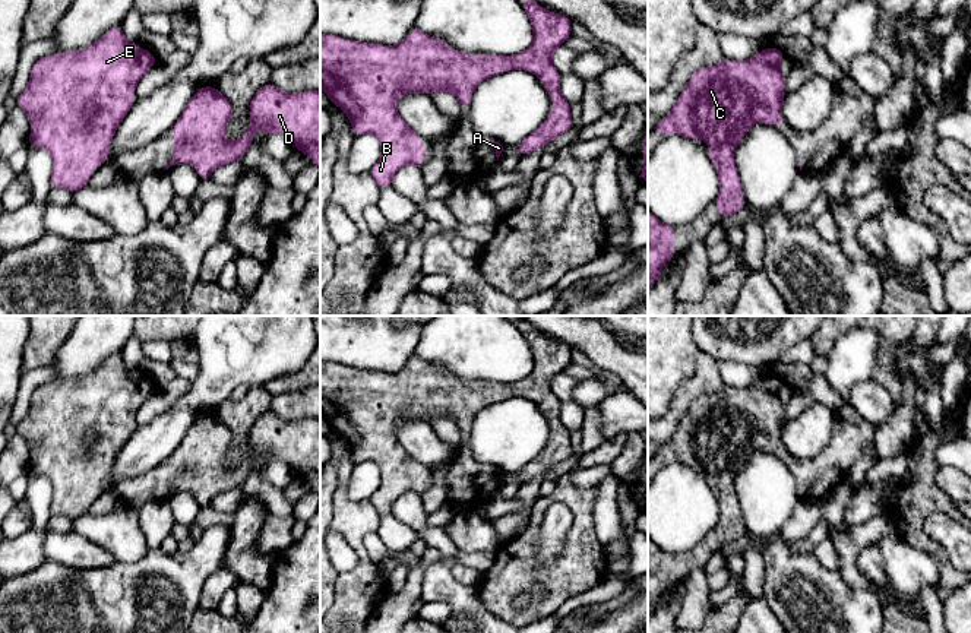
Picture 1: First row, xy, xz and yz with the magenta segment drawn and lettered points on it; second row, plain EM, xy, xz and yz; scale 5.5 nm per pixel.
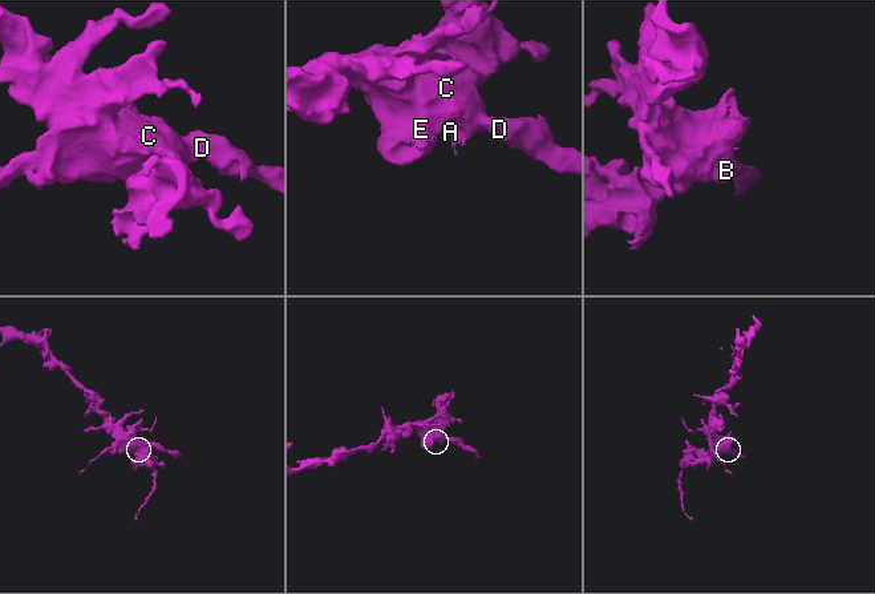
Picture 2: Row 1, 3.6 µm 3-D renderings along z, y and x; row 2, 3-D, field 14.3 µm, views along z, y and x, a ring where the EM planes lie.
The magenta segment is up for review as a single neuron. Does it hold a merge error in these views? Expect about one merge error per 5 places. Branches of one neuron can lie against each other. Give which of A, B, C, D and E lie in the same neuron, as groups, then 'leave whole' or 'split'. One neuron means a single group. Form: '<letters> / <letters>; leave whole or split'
A B C D E; leave whole

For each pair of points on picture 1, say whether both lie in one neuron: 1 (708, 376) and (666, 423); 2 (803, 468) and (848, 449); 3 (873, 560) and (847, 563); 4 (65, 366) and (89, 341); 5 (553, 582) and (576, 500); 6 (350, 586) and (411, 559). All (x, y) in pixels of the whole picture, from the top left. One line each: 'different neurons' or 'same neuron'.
1: same neuron
2: same neuron
3: different neurons
4: same neuron
5: same neuron
6: different neurons

